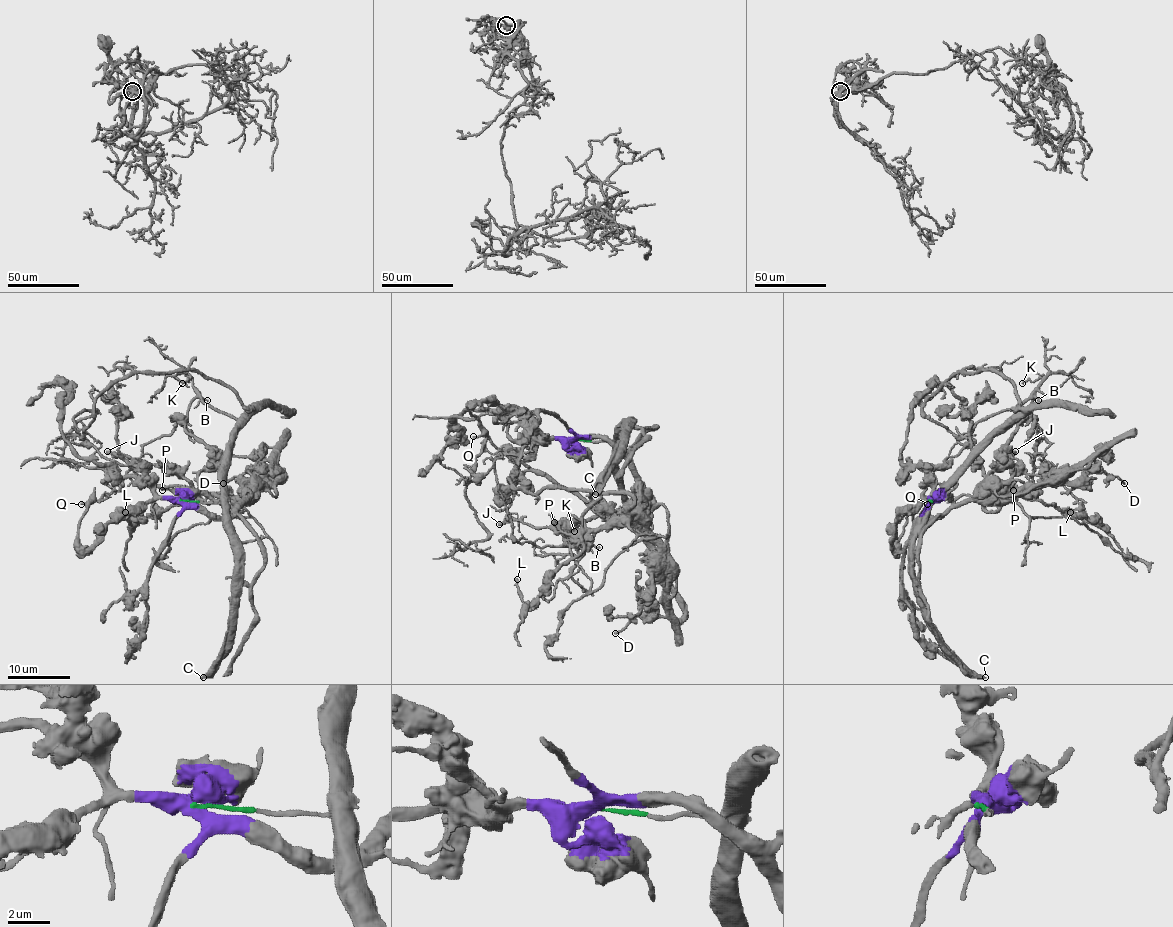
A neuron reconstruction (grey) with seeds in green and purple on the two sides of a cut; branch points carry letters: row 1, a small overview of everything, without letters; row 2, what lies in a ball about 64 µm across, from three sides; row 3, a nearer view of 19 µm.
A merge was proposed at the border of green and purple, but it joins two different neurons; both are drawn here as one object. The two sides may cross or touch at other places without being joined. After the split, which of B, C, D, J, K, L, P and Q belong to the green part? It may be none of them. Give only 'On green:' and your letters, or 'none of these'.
On green: B, C, K

